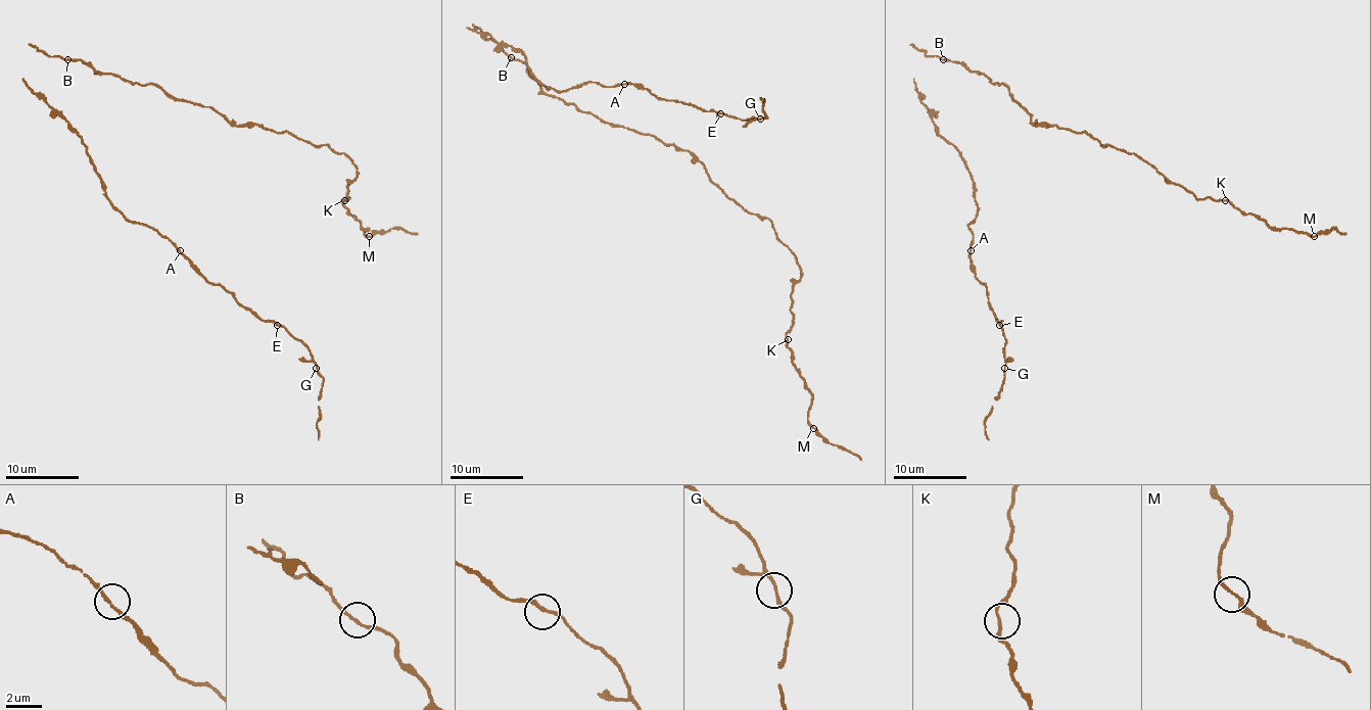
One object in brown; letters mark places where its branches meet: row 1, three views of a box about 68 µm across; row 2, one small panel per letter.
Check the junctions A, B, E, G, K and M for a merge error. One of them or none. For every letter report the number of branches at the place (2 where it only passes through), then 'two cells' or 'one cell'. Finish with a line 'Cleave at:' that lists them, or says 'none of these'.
A: branches 2; one cell
B: branches 2; one cell
E: branches 2; one cell
G: branches 2; one cell
K: branches 2; one cell
M: branches 2; one cell
Cleave at: none of these

